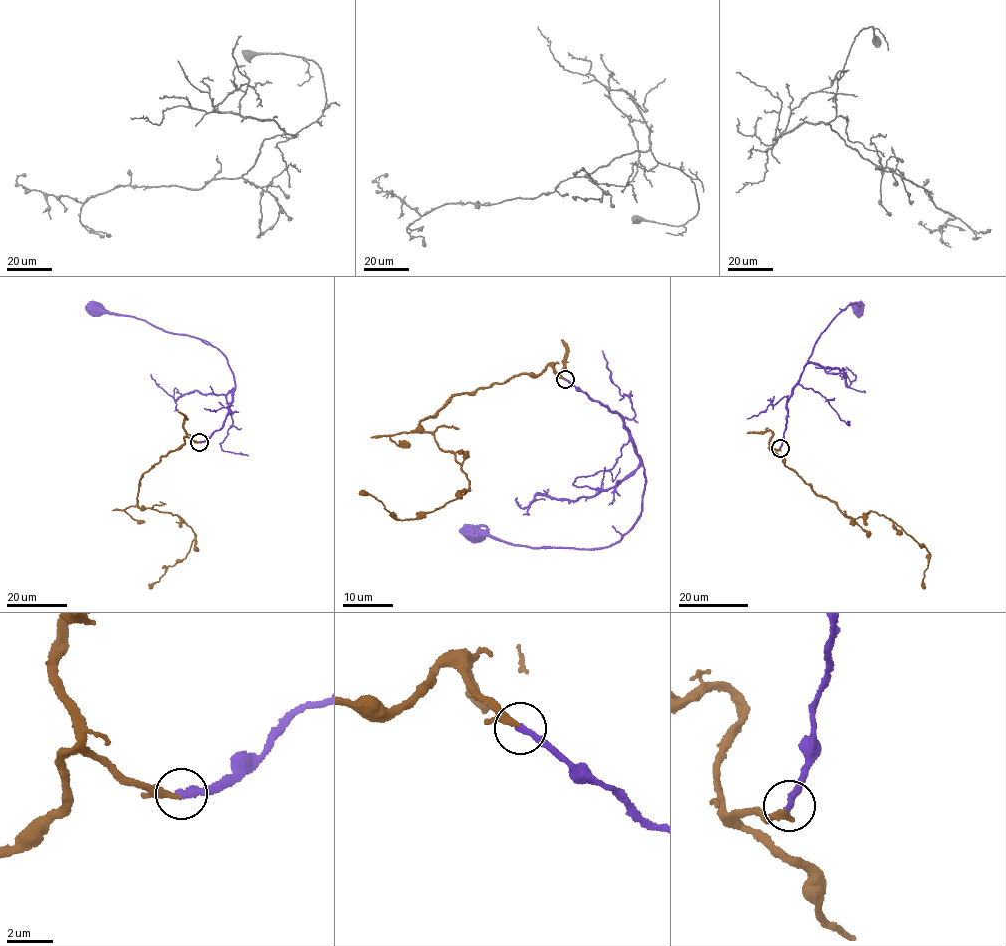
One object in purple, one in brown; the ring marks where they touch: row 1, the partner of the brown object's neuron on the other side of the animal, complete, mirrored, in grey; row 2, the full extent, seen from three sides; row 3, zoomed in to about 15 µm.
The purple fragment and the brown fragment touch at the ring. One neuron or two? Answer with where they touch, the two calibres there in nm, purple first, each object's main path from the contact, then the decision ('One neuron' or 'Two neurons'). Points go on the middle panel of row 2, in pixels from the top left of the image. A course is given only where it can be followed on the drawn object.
Place: (565, 379). Thickness 320 nm (purple) against 260 nm. Course of purple: (564, 379), (621, 418), (644, 468), (641, 515), (619, 540), (596, 549), (515, 546), (469, 536), (473, 533). Course of brown: (564, 379), (548, 365), (512, 375), (420, 422), (470, 484), (432, 511), (400, 520), (358, 491). One neuron

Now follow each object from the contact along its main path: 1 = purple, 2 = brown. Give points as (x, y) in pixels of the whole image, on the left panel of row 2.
1: (199, 442), (222, 427), (232, 399), (235, 384), (225, 355), (208, 342), (95, 309)
2: (199, 442), (185, 437), (140, 481), (138, 506), (176, 515), (195, 536), (185, 558), (148, 588)

